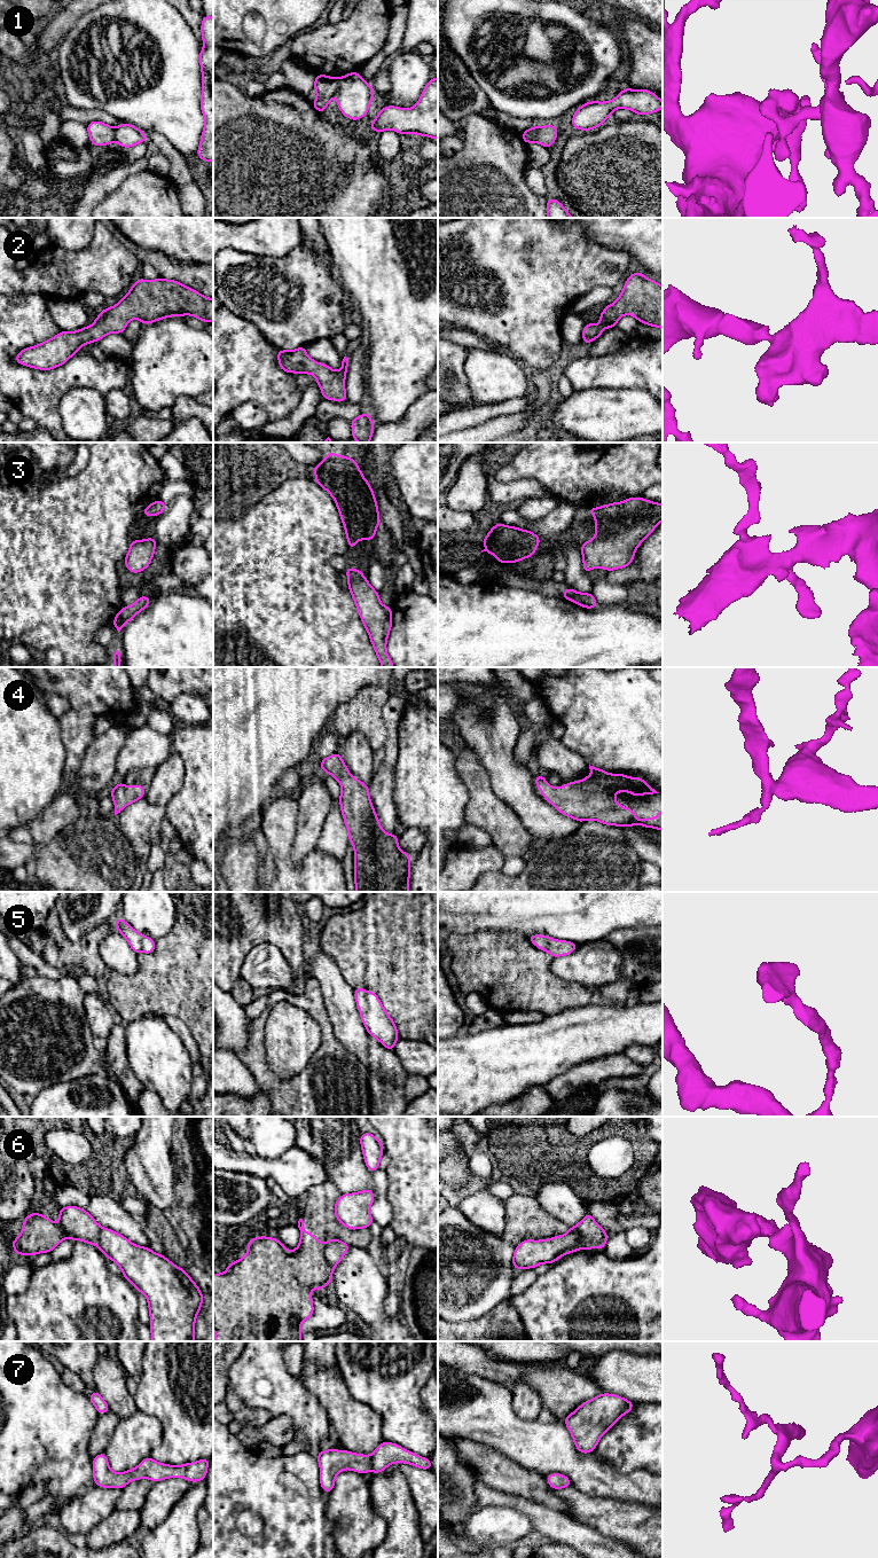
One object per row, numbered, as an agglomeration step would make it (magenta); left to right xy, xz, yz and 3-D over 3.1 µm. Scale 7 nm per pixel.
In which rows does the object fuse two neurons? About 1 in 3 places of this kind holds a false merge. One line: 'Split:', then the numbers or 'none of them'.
Split: 1, 6

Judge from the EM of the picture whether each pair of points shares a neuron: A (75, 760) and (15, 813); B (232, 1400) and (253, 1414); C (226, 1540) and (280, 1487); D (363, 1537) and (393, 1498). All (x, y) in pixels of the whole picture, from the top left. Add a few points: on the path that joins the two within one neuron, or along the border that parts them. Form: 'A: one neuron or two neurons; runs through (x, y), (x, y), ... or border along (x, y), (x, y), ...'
A: two neurons; border along (62, 743), (65, 750), (63, 776), (69, 782)
B: one neuron; runs through (237, 1406), (248, 1414)
C: one neuron; runs through (226, 1521), (257, 1488), (261, 1488)
D: two neurons; border along (370, 1490), (374, 1508), (386, 1524), (381, 1543)

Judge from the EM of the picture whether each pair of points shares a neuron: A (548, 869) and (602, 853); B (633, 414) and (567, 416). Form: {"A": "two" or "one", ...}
{"A": "one", "B": "one"}

